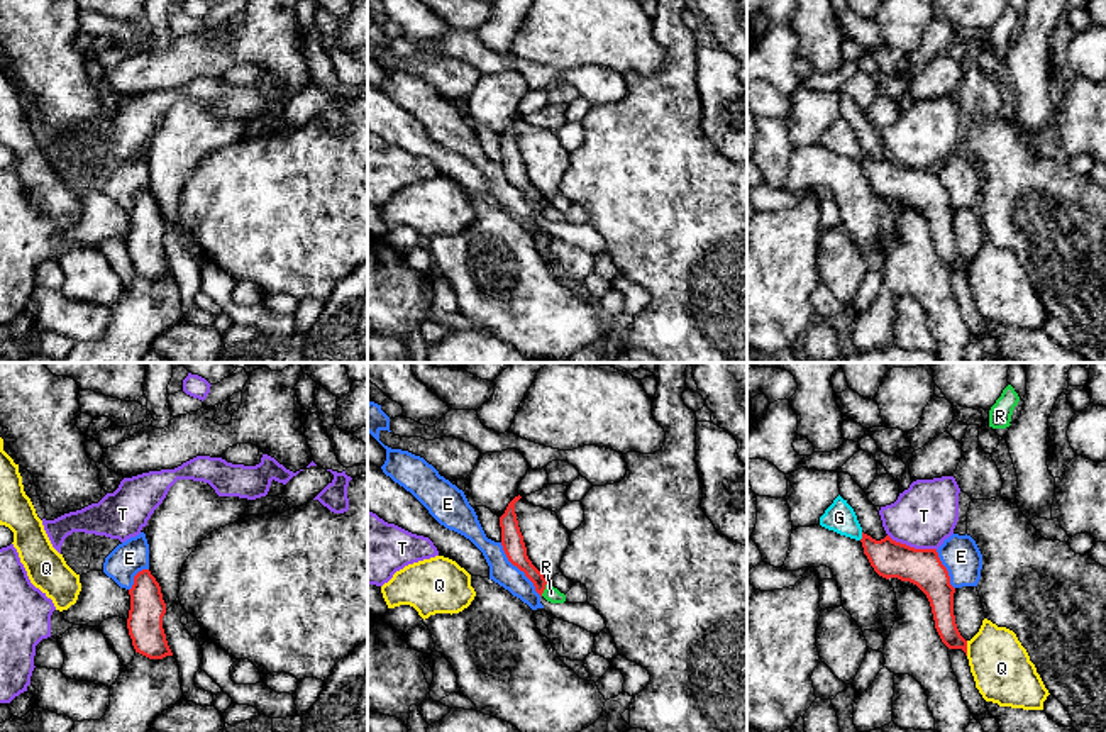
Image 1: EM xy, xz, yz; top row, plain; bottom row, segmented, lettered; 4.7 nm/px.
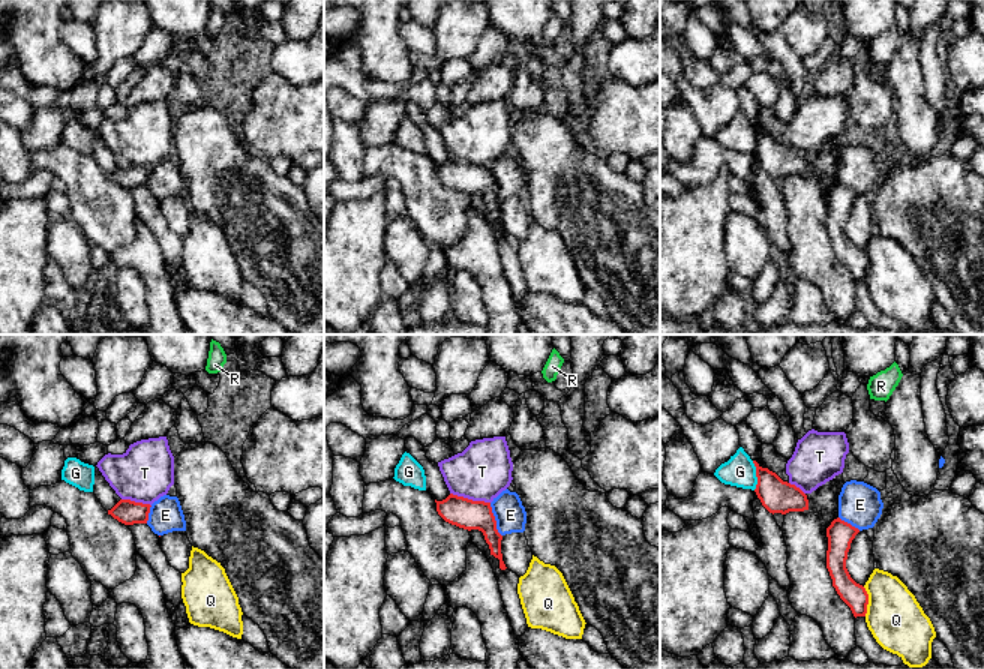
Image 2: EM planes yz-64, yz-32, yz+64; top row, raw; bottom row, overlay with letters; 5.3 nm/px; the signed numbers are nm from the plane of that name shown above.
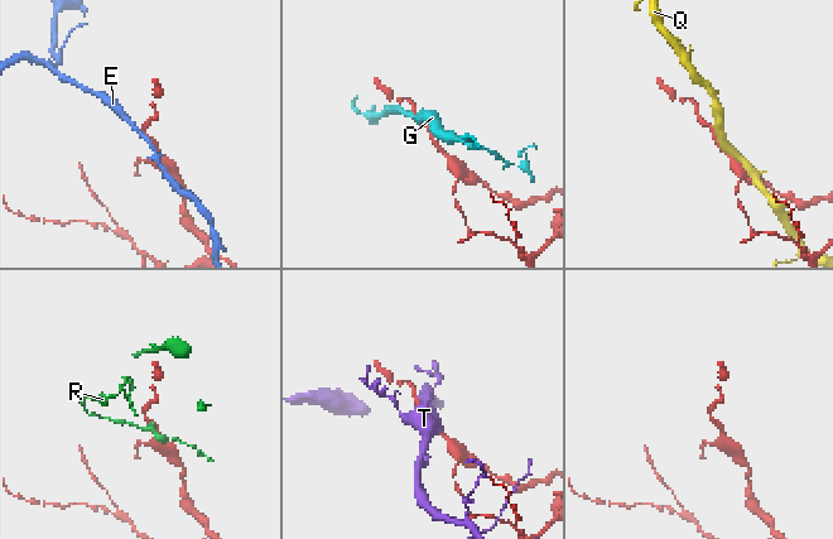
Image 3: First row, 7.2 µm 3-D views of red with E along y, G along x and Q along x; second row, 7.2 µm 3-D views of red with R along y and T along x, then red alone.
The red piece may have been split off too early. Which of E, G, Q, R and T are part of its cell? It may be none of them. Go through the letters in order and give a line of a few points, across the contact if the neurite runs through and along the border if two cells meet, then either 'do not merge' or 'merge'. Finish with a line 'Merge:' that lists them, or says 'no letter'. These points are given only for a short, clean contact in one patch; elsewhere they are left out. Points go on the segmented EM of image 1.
E: xz (500, 543), (505, 556), (541, 595) | do not merge
G: yz (862, 532), (859, 539) | do not merge
Q: do not merge
R: xz (547, 582), (541, 595) | do not merge
T: do not merge
Merge: no letter

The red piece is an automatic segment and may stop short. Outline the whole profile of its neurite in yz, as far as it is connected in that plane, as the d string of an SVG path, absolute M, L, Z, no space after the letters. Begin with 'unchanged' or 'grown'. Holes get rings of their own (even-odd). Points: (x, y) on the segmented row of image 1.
unchanged; M864 532L860 542L879 576L910 581L926 595L942 642L948 649L962 649L967 656L967 640L960 635L954 615L955 588L950 585L948 571L937 549L915 549L889 535L876 541Z

